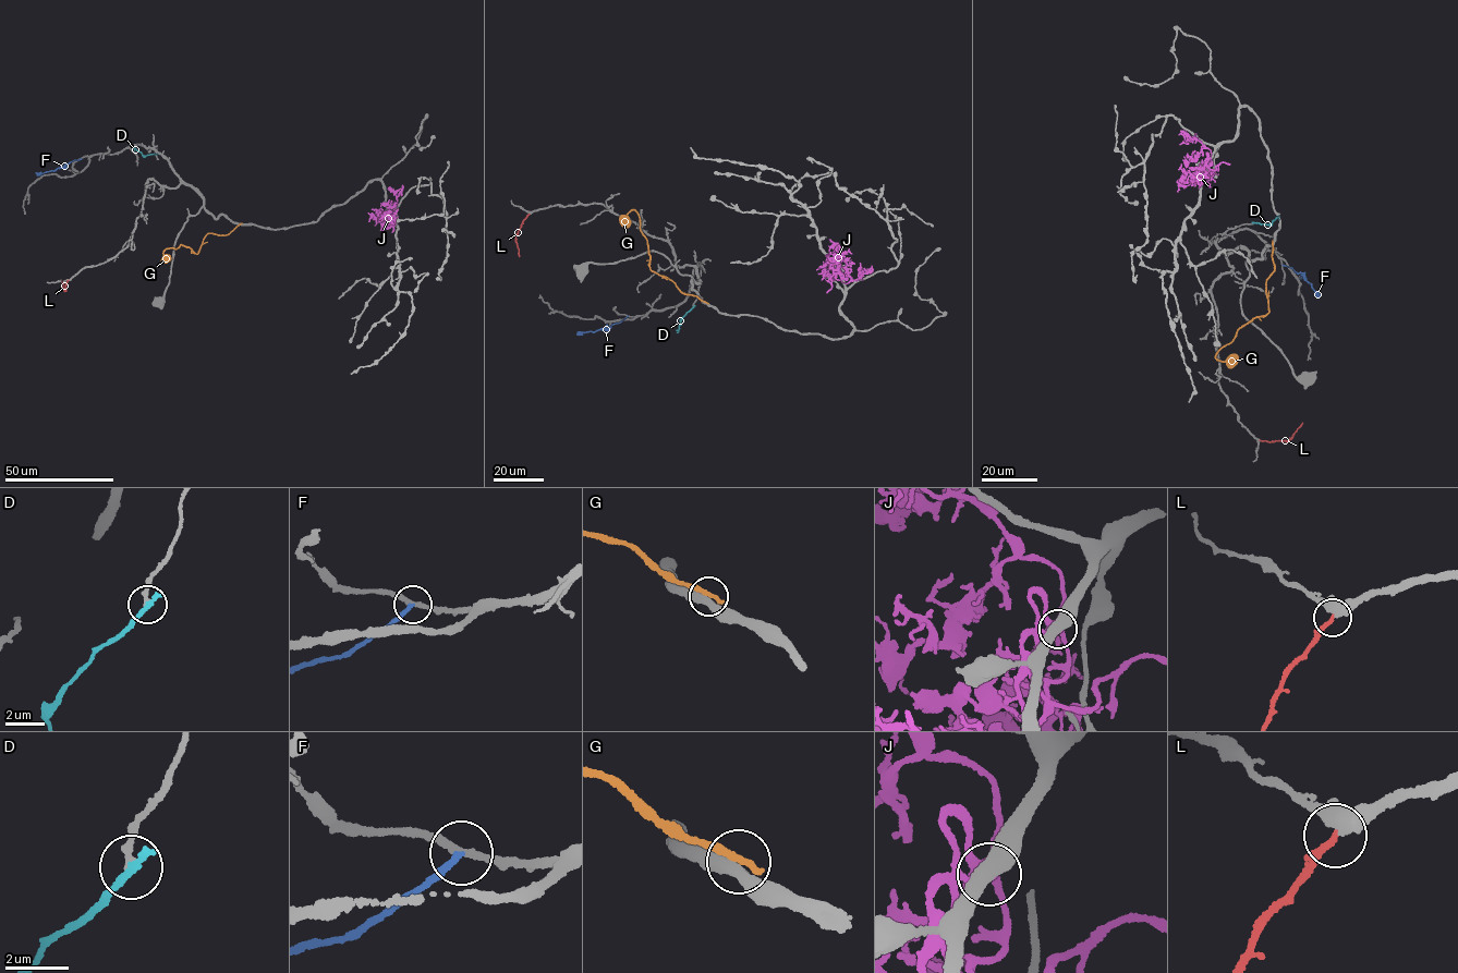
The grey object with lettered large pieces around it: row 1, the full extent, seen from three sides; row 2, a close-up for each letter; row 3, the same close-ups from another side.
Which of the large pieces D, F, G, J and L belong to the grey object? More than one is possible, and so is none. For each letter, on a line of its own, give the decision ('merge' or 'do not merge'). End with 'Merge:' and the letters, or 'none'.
D: do not merge
F: do not merge
G: do not merge
J: do not merge
L: merge
Merge: L

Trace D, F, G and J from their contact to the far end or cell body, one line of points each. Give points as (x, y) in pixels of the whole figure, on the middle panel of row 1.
D: (693, 306), (681, 319), (677, 332)
F: (628, 316), (606, 329), (579, 335)
G: (706, 302), (685, 294), (651, 270), (647, 242), (633, 209), (627, 215), (626, 228)
J: (841, 279), (837, 272), (828, 281), (829, 260)

